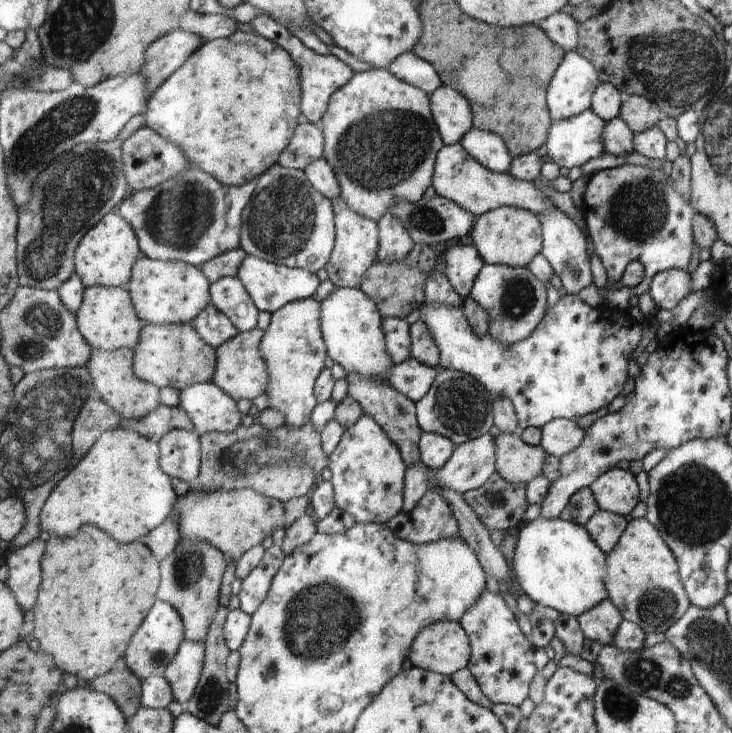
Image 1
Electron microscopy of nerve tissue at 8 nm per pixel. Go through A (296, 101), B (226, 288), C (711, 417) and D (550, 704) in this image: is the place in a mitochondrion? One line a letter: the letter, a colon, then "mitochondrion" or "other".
A: other
B: other
C: other
D: other

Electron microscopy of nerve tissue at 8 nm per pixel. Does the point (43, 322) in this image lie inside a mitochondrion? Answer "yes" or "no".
yes

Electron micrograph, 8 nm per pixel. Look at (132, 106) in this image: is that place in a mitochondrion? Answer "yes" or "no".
no

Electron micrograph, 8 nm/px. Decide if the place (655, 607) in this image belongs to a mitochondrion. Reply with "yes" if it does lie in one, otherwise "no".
yes

